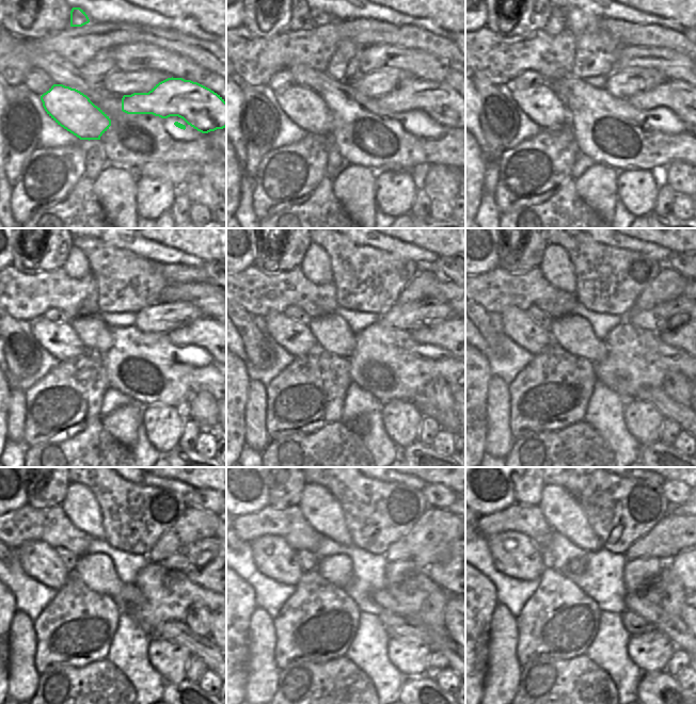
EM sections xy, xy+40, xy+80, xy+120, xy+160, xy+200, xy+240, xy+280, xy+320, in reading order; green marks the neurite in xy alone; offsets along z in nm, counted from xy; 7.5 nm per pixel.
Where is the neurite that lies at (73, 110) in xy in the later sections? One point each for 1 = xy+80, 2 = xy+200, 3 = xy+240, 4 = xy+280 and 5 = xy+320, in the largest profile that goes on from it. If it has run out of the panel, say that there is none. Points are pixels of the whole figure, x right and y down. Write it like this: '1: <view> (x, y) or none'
1: xy+80 (539, 102)
2: xy+200 (518, 325)
3: xy+240 (38, 560)
4: xy+280 (273, 557)
5: xy+320 (513, 554)

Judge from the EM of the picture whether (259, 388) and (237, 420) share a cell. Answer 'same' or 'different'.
different

